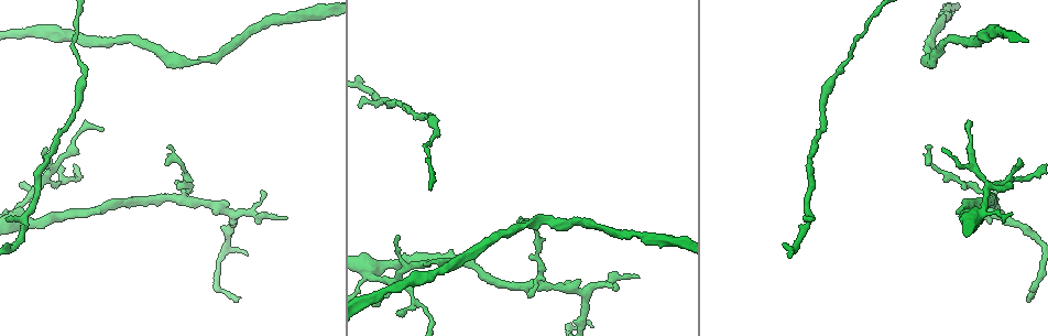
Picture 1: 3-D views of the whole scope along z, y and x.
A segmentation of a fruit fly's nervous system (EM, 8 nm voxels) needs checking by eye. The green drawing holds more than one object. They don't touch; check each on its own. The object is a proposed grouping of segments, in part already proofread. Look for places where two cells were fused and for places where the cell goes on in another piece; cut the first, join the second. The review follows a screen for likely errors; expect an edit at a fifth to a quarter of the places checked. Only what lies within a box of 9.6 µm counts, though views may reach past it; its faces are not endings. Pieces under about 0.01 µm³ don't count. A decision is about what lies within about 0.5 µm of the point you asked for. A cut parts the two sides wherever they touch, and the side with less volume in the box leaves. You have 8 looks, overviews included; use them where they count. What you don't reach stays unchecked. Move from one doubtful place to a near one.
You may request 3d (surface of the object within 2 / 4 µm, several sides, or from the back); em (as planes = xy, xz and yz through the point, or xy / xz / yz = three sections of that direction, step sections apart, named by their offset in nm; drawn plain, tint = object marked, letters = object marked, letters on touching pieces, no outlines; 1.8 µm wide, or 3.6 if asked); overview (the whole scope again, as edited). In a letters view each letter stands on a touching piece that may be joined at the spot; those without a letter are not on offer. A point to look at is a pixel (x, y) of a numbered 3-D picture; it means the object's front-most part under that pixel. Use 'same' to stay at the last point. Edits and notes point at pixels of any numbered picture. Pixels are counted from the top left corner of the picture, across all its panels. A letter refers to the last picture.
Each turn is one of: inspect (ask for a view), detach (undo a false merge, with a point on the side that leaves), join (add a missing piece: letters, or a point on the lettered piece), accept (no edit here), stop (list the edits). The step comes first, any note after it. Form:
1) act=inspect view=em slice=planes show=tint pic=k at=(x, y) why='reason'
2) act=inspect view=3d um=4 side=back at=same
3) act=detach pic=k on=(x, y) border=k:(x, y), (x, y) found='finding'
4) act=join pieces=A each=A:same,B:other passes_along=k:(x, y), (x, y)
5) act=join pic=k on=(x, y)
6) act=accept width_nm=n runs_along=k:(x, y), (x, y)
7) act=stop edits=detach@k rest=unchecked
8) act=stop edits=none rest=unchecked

act=inspect view=em um=3.6 slice=planes show=tint pic=1 at=(287, 217) why='thin end'

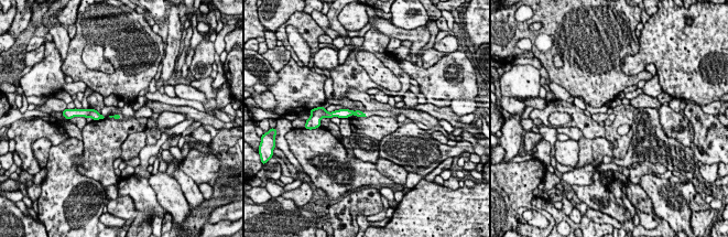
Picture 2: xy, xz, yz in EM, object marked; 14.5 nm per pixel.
act=inspect view=em um=3.6 slice=planes show=letters at=same

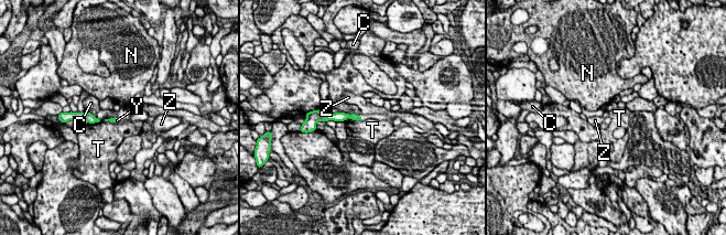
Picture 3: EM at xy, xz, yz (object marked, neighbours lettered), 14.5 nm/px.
act=join pieces=Y each=C:other,N:other,T:other,Y:same,Z:other passes_along=3:(344, 116), (360, 117), (375, 116) found='it goes on there'

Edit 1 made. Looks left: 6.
act=inspect view=overview

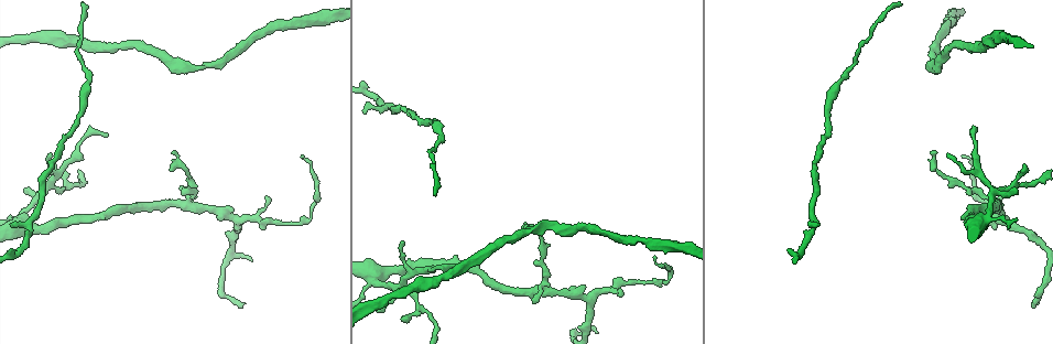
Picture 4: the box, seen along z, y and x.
act=inspect view=3d um=4 pic=4 at=(189, 205) why='abrupt turn'

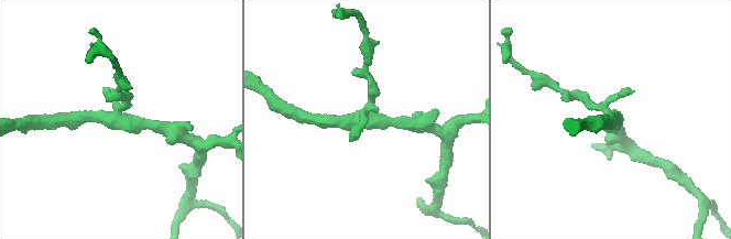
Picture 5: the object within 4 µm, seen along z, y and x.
act=inspect view=em slice=xz step=8 show=letters pic=5 at=(118, 119)

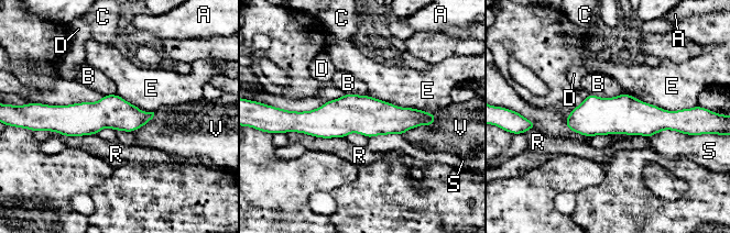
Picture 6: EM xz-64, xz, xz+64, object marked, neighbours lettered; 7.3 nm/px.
act=inspect view=em slice=planes show=letters at=same why='cut it another way'

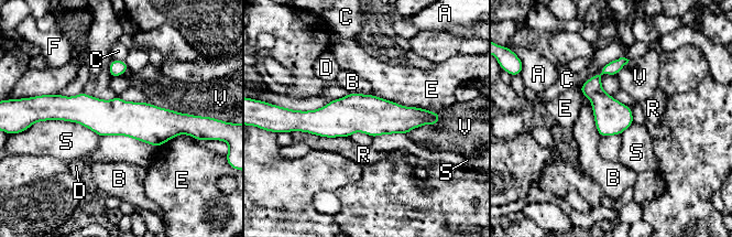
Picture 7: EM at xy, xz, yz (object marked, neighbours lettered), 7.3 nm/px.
act=accept longest_contact=E:440nm each=A:other,B:other,C:other,D:other,E:other,F:other,R:other,S:other,V:other runs_along=7:(54, 109), (186, 120) found='continuous, no second cell'

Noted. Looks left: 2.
act=inspect view=em slice=planes show=letters pic=4 at=(1037, 303) why='branch stops here'

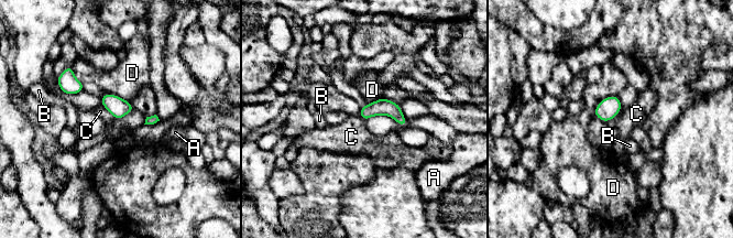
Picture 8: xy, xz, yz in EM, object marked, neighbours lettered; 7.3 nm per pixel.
act=accept each=A:other,B:other,C:other,D:other border=8:(101, 106), (116, 119) found='none of them fits'

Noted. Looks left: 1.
act=stop edits=join@3 rest=unchecked

